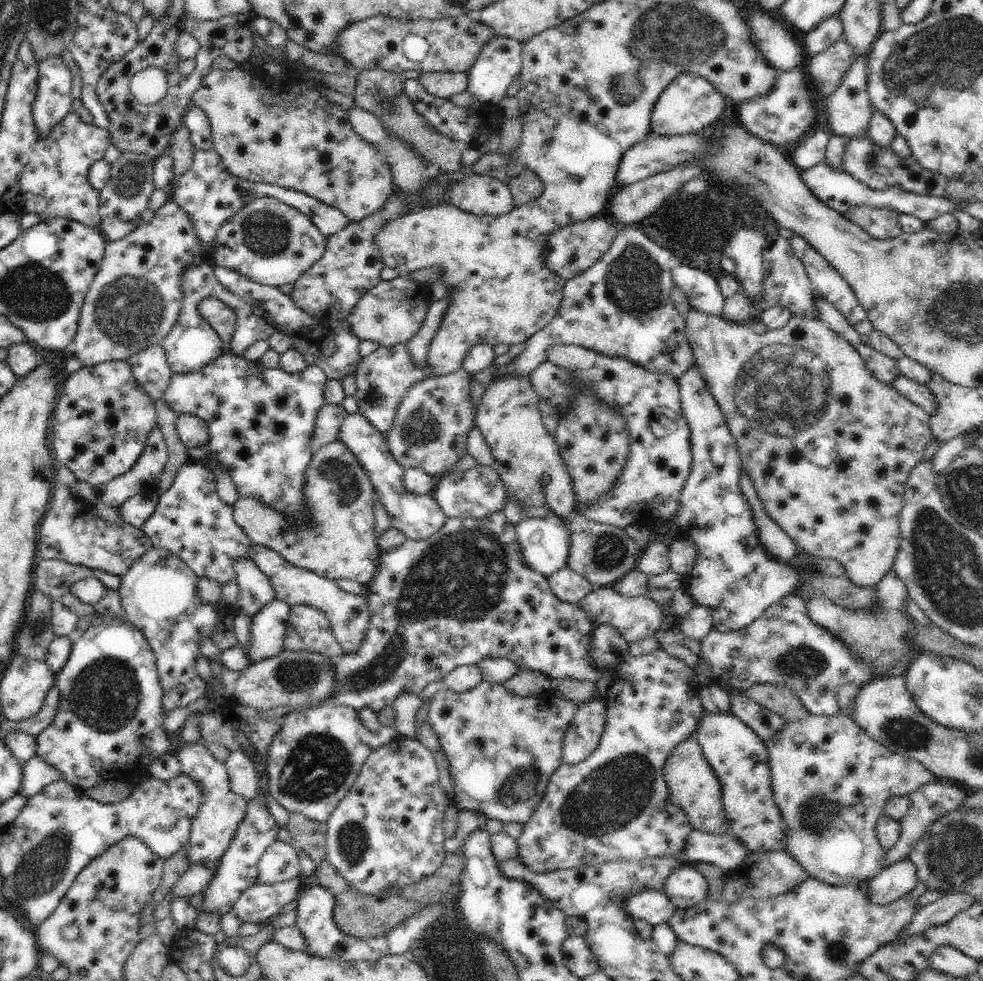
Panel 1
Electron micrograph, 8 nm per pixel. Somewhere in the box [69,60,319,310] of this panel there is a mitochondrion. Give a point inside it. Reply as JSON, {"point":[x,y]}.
{"point":[266,234]}

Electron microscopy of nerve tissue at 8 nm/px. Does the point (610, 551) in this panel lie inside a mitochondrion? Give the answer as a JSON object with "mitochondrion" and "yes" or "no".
{"mitochondrion":"yes"}

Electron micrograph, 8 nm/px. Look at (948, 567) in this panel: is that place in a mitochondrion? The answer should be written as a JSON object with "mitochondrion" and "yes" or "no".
{"mitochondrion":"yes"}

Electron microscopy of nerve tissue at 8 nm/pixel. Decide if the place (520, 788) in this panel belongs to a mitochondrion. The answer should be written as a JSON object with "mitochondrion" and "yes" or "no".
{"mitochondrion":"yes"}

